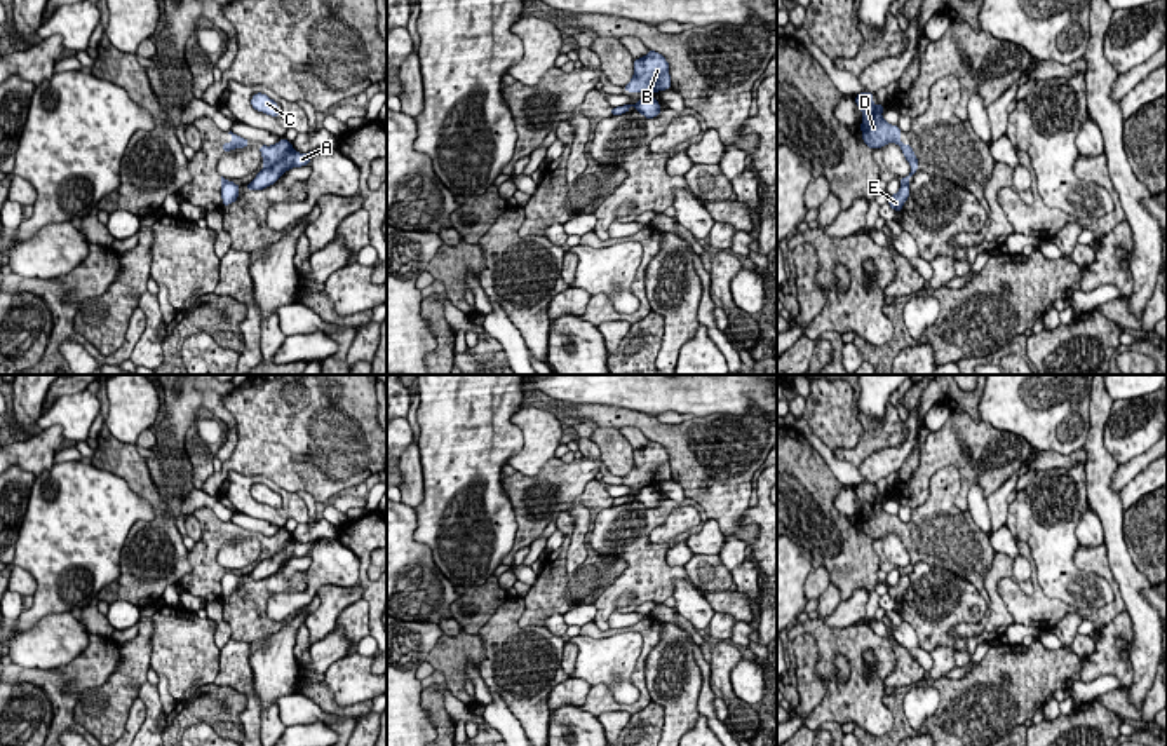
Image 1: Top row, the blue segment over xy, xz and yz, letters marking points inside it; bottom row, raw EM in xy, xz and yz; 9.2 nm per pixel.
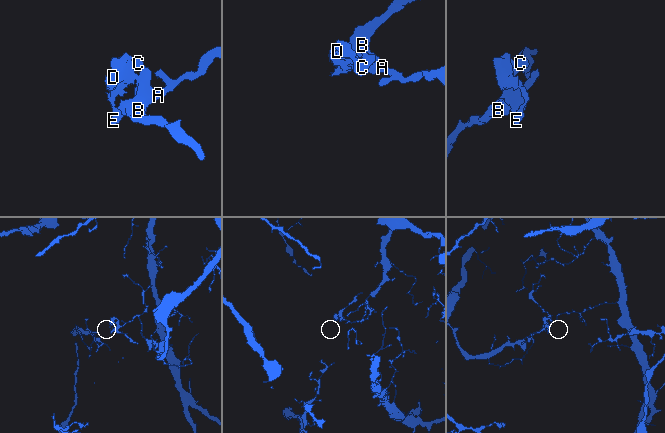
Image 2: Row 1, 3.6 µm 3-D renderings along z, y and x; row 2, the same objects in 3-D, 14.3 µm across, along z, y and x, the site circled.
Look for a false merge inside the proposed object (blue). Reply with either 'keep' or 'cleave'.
cleave

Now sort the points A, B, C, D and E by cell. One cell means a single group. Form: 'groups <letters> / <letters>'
groups A E / B C D

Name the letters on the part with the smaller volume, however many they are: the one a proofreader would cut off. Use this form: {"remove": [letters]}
{"remove": ["B", "C", "D"]}

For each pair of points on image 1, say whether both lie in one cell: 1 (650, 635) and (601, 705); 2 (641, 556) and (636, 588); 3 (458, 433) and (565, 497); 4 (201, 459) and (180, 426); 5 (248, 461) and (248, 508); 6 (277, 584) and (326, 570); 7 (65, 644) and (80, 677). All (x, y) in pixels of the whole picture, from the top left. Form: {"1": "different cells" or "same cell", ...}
{"1": "same cell", "2": "same cell", "3": "different cells", "4": "different cells", "5": "different cells", "6": "different cells", "7": "different cells"}

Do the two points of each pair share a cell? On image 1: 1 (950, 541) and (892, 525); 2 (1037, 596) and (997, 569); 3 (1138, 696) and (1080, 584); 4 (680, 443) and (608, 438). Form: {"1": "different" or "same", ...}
{"1": "same", "2": "different", "3": "different", "4": "different"}

